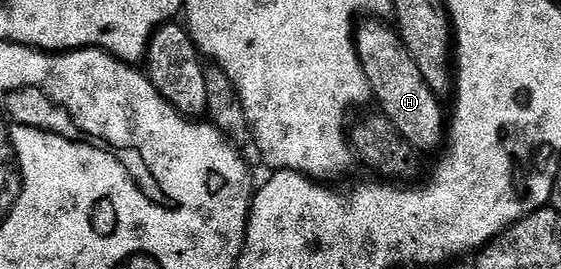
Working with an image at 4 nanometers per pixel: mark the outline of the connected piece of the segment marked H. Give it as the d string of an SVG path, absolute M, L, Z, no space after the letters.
M366 19L354 31L354 46L360 59L360 67L370 84L373 100L383 117L394 124L396 131L406 142L423 154L433 149L441 150L448 137L448 117L442 114L443 102L424 83L420 67L408 55L408 47L398 37L397 28L382 19Z

